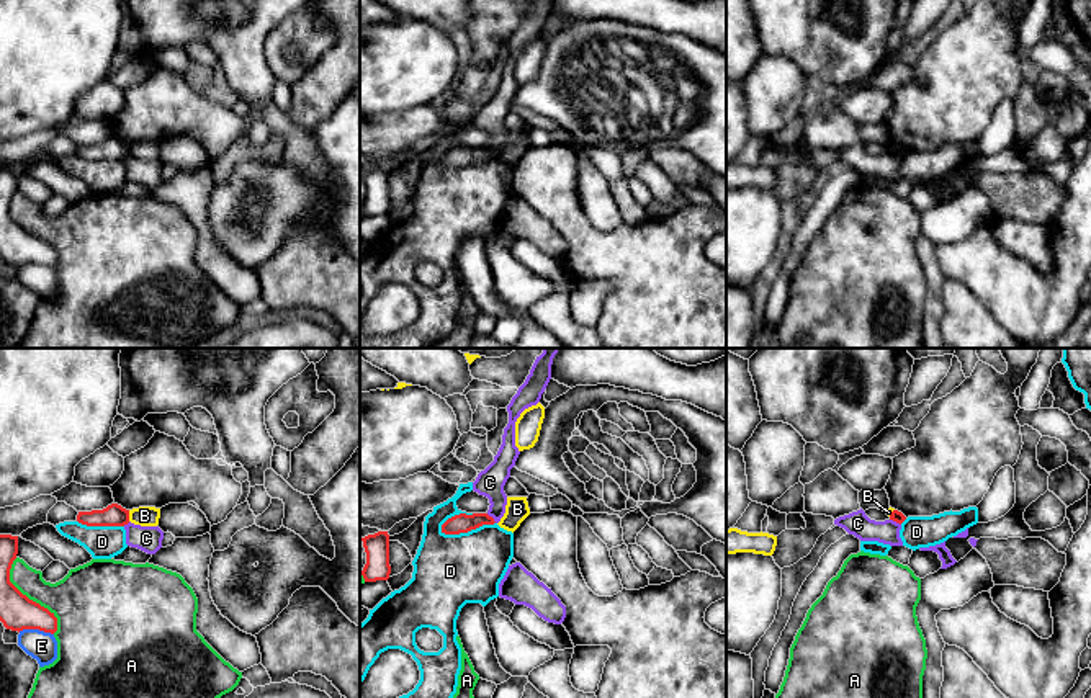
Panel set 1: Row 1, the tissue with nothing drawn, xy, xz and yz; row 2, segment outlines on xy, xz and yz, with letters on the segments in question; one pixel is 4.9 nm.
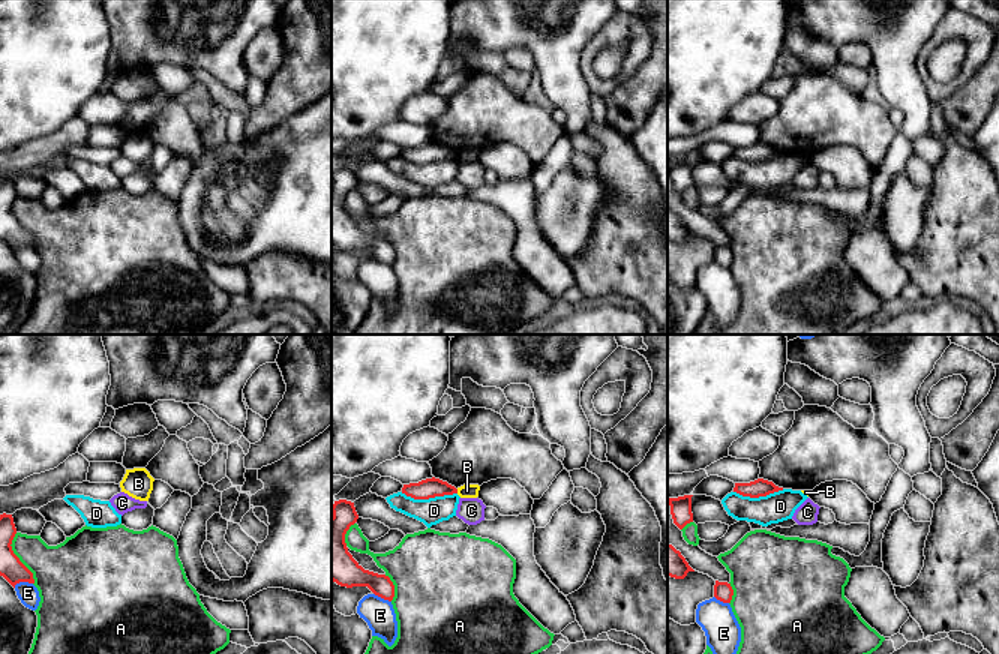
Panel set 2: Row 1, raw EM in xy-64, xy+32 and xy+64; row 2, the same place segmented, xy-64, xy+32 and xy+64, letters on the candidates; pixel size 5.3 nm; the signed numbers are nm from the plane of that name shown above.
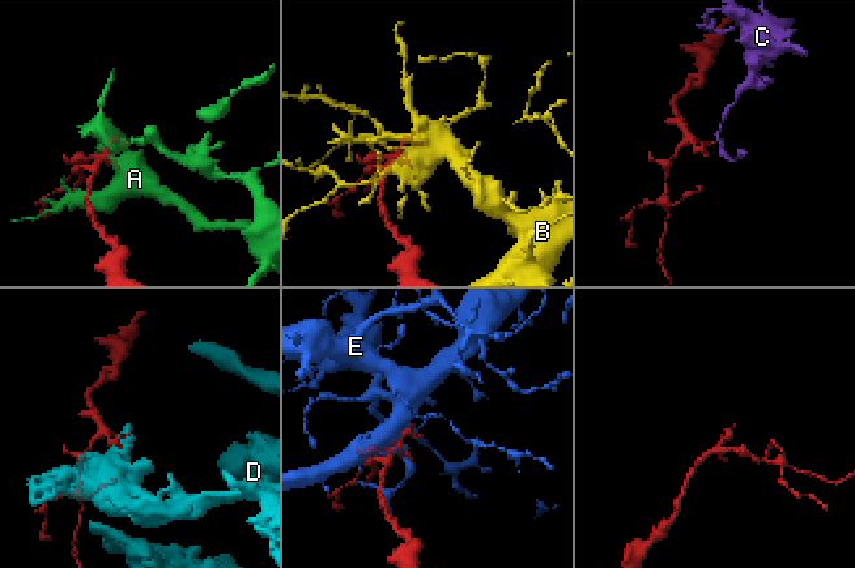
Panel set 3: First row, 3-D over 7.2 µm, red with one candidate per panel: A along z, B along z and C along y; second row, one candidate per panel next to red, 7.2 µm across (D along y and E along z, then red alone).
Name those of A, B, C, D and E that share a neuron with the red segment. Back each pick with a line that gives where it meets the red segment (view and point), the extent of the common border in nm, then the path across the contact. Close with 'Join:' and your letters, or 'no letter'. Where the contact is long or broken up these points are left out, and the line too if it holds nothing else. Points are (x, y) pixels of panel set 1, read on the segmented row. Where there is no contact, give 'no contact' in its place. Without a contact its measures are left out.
Join: no letter

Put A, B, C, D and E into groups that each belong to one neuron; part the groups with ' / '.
A / B / C / D / E

